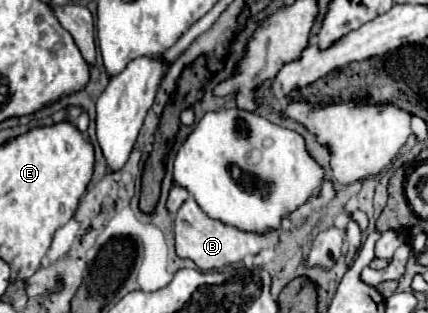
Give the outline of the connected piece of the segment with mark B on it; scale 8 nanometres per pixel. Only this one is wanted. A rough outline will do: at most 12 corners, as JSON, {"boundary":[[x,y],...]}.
{"boundary":[[193,198],[175,214],[175,250],[217,270],[279,244],[291,222],[243,232]]}

